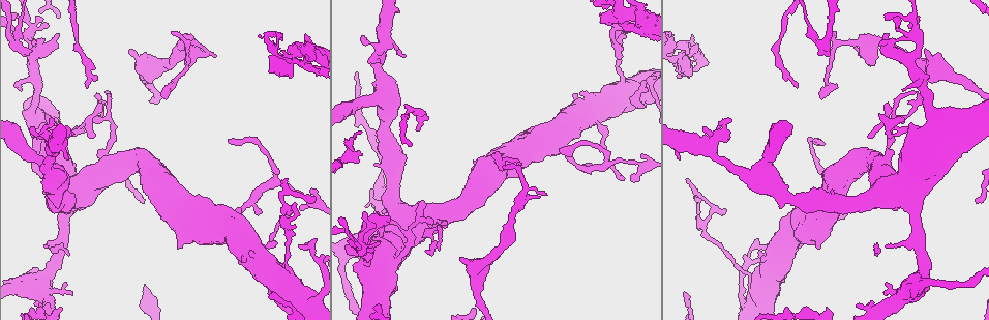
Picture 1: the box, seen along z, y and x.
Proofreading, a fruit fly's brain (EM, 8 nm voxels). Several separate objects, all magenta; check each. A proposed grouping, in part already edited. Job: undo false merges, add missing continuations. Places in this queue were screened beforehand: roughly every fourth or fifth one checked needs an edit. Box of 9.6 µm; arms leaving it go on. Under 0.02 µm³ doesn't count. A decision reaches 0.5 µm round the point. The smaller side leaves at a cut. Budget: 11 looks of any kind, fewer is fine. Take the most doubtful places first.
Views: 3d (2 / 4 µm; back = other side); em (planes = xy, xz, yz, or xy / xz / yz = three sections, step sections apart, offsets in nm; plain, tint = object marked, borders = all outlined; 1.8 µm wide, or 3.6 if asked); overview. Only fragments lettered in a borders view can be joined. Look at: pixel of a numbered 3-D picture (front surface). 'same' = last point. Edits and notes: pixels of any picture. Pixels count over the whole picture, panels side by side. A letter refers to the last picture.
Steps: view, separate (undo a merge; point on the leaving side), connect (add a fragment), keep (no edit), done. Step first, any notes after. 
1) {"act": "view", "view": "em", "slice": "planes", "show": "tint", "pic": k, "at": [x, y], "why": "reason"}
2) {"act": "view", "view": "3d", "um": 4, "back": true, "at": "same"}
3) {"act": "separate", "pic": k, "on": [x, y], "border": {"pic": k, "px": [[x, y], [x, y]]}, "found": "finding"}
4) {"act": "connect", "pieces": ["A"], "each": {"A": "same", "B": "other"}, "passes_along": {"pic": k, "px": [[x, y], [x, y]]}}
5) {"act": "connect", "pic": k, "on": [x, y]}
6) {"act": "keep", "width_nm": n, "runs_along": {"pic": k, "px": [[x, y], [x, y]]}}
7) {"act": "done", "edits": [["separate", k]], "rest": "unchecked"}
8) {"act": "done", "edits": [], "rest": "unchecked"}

{"act": "view", "view": "3d", "um": 2, "pic": 1, "at": [916, 36], "why": "side arm on a straight run"}

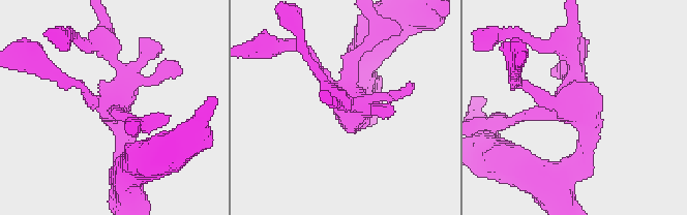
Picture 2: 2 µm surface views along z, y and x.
{"act": "view", "view": "em", "slice": "planes", "show": "plain", "pic": 2, "at": [348, 100]}

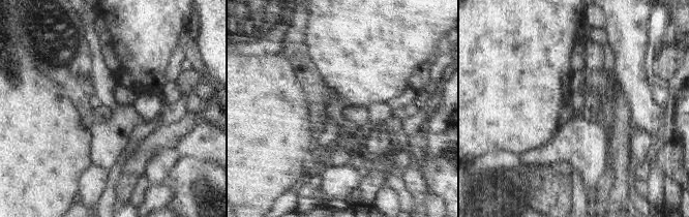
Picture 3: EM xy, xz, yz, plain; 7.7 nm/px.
{"act": "view", "view": "em", "slice": "planes", "show": "borders", "at": "same"}

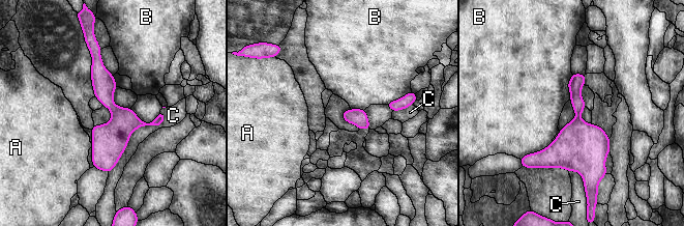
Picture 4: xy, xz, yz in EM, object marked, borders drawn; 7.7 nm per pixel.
{"act": "keep", "width_nm": 140, "each": {"A": "other", "B": "other", "C": "other"}, "border": {"pic": 4, "px": [[553, 141], [519, 159]]}, "found": "continuous, no second neuron"}

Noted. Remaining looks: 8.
{"act": "view", "view": "em", "slice": "yz", "step": 8, "show": "borders", "pic": 1, "at": [86, 86], "why": "tapers out"}

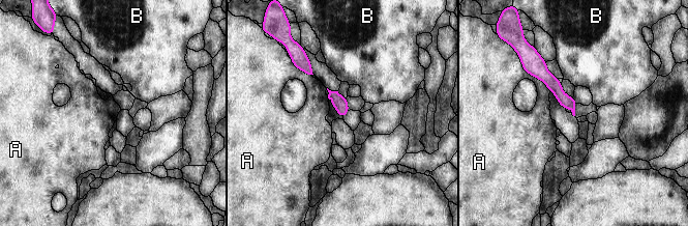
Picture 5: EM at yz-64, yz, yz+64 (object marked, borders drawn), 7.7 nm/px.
{"act": "keep", "longest_contact_nm": ["A", 320], "each": {"A": "other", "B": "other"}, "found": "no lettered fragment goes on from it"}

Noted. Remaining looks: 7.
{"act": "view", "view": "em", "slice": "planes", "show": "borders", "pic": 1, "at": [502, 167], "why": "branch stops here"}

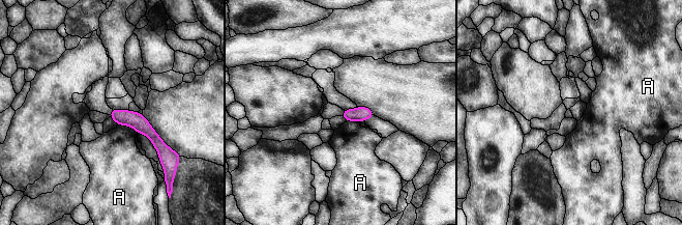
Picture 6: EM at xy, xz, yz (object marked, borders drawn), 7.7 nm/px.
{"act": "keep", "width_nm": 120, "each": {"A": "other"}, "border": {"pic": 6, "px": [[118, 124], [127, 124], [137, 133]]}, "found": "none of them fits"}

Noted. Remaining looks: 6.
{"act": "view", "view": "em", "slice": "planes", "show": "tint", "pic": 1, "at": [939, 120], "why": "calibre changes"}

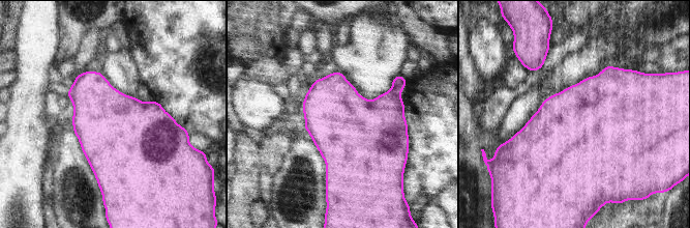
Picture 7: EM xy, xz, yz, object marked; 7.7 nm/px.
{"act": "view", "view": "em", "slice": "planes", "show": "borders", "at": "same"}

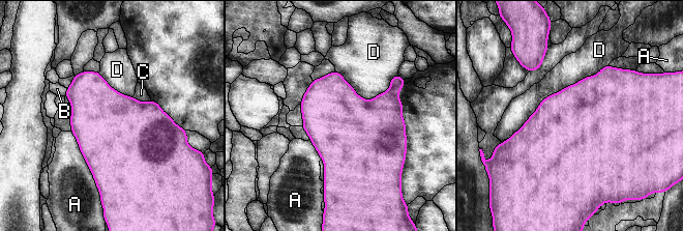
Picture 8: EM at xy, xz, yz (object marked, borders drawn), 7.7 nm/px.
{"act": "connect", "pieces": ["B"], "each": {"A": "other", "B": "same", "C": "other", "D": "other"}, "passes_along": {"pic": 8, "px": [[95, 106], [66, 92], [57, 89]]}, "found": "it goes on there"}

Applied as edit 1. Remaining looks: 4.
{"act": "view", "view": "overview", "why": "see it whole again"}

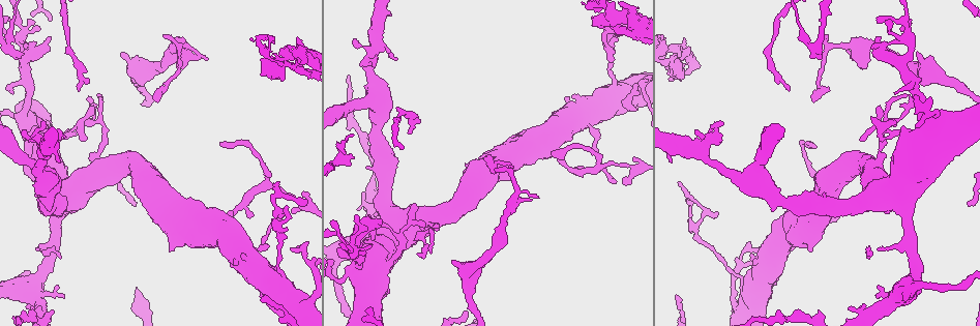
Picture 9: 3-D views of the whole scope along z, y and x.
{"act": "view", "view": "em", "slice": "planes", "show": "borders", "pic": 9, "at": [678, 182], "why": "thin end"}

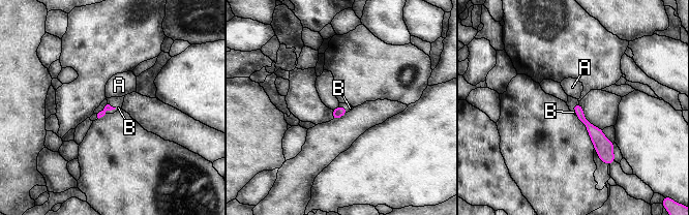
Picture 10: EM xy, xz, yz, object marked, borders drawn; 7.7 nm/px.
{"act": "connect", "pieces": ["B"], "each": {"A": "other", "B": "same"}, "passes_along": {"pic": 10, "px": [[108, 108], [110, 110], [117, 102]]}, "found": "it goes on there"}

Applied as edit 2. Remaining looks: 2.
{"act": "done", "edits": [["connect", 8], ["connect", 10]], "rest": "unchecked"}

